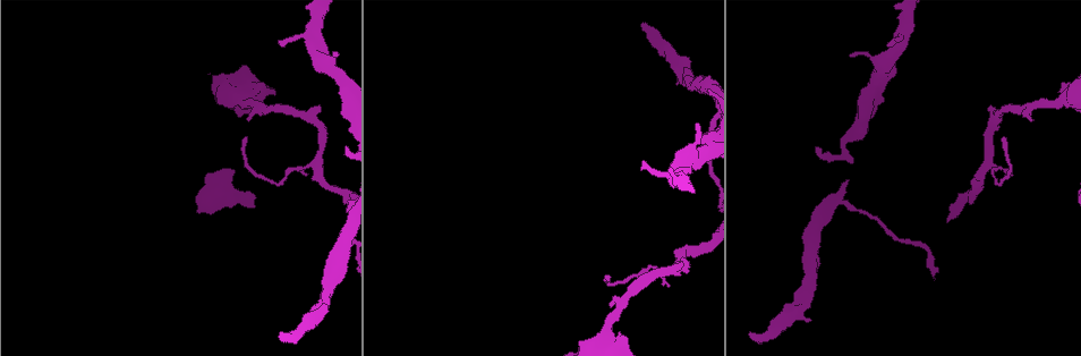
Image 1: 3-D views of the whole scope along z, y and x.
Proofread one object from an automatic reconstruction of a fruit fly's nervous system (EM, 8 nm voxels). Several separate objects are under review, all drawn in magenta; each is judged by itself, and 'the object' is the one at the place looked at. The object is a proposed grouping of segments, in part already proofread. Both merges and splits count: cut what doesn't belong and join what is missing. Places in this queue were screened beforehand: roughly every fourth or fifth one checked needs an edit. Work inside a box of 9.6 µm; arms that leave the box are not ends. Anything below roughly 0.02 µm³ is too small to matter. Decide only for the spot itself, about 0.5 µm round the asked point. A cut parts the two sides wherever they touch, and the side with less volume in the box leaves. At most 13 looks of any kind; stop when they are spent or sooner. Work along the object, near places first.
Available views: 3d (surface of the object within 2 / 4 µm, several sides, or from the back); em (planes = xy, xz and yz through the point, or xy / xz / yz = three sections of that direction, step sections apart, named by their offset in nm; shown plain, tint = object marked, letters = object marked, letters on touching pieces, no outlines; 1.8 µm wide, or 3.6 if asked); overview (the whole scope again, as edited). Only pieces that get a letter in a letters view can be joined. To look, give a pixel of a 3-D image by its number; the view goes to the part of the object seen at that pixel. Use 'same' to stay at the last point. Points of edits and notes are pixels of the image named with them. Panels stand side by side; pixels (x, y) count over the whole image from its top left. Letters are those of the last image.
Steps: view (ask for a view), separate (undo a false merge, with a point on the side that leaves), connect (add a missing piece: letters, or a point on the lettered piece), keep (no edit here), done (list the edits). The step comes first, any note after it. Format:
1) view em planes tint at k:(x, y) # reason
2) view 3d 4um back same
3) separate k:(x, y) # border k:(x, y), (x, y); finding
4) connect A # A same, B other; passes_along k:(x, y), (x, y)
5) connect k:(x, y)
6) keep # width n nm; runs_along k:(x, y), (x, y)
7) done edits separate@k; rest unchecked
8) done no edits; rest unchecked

view em planes plain at 1:(282, 44) # free end

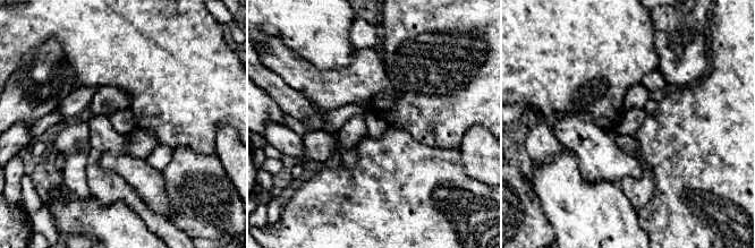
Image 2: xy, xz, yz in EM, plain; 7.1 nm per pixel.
view em planes letters same # what lies round it

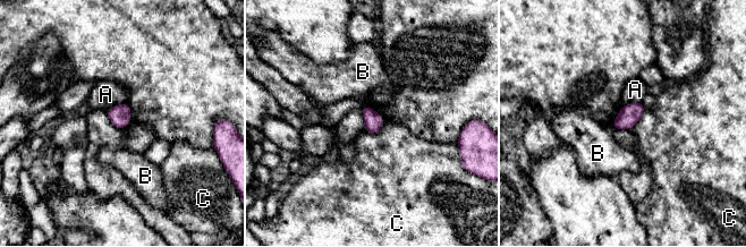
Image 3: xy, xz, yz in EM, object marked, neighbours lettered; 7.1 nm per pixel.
keep # width 130 nm; A other, B other, C other; border 3:(383, 121), (378, 131), (364, 131); none of them fits

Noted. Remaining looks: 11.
view 3d 2um back at 1:(851, 54) # tapers out

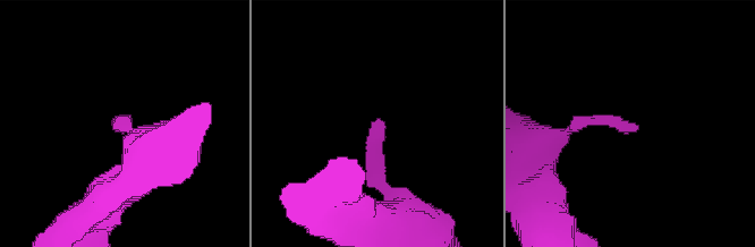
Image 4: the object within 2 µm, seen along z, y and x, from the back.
view em xz step 16 tint at 4:(380, 118) # now the EM

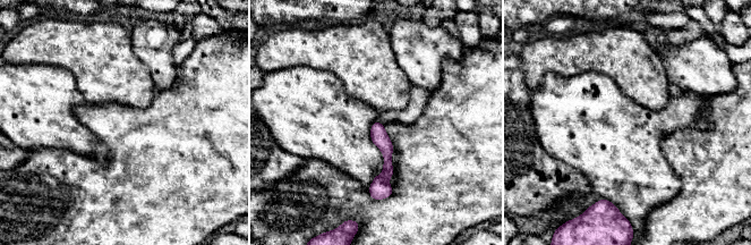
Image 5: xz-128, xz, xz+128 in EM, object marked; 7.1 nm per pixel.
view em planes letters same

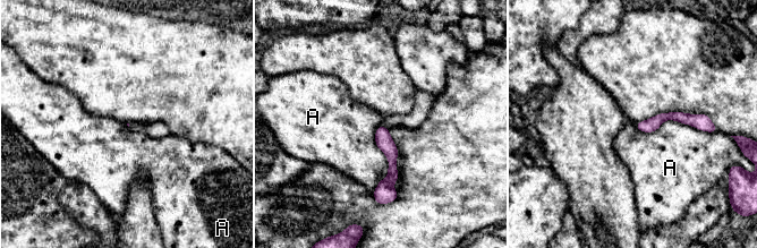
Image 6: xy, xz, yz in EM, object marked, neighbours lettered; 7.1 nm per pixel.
keep # A other; runs_along 6:(703, 119), (662, 117), (639, 126); no lettered piece goes on from it

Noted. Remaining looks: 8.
view em yz step 16 tint at 1:(346, 150) # tapers out

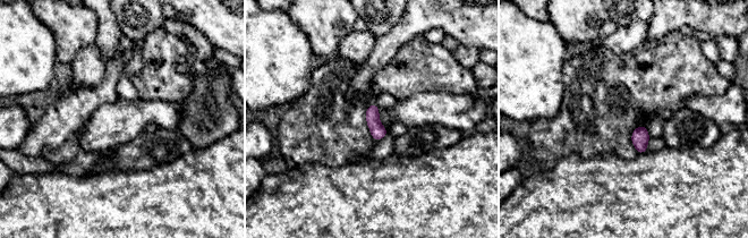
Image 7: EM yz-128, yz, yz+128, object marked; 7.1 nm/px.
view em planes letters same # another direction

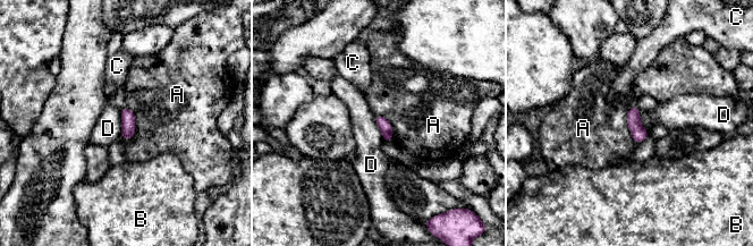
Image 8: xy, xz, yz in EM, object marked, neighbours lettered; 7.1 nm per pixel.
keep # longest_contact A 260 nm; A other, B other, C other, D other; border 8:(119, 110), (121, 136); none of them fits

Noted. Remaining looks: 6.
view em xy step 4 tint at 1:(306, 176) # tapers out

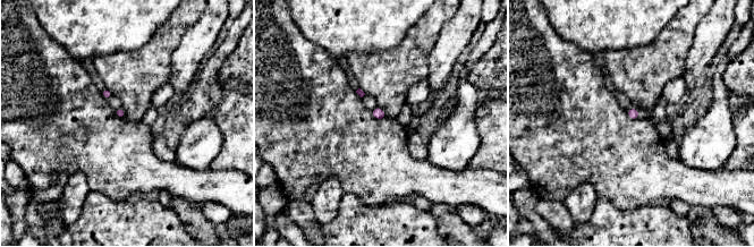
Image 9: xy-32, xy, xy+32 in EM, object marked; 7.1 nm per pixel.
view em planes tint same # another direction

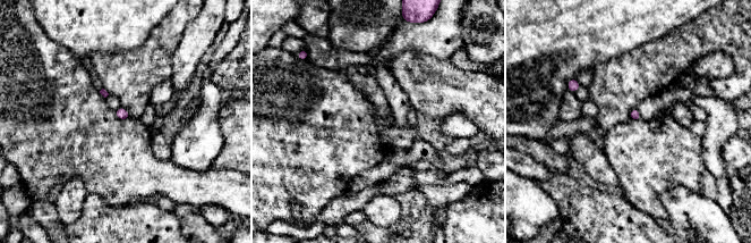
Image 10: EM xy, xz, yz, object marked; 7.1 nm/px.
view em planes letters same

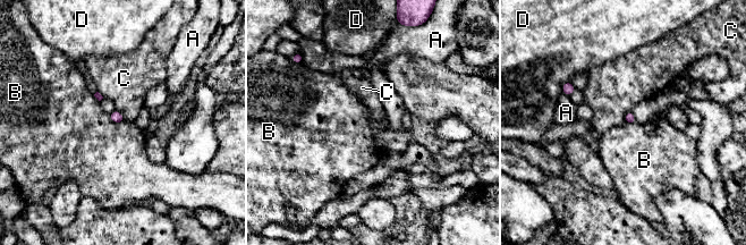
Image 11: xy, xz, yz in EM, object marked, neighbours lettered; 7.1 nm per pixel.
keep # width 70 nm; A other, B other, C other, D other; border 11:(108, 113), (113, 121), (121, 124); no lettered piece goes on from it

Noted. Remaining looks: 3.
view 3d 4um at 1:(263, 83) # thick end

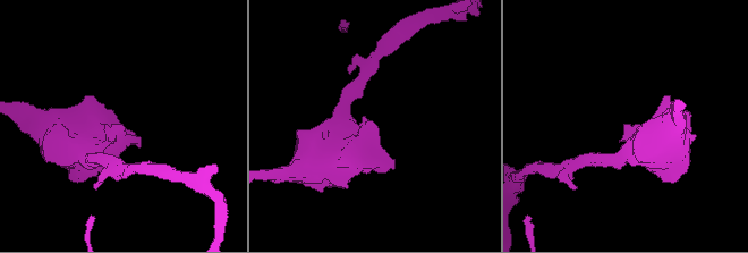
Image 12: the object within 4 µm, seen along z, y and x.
view em planes plain at 12:(119, 125) # shape alone is not enough

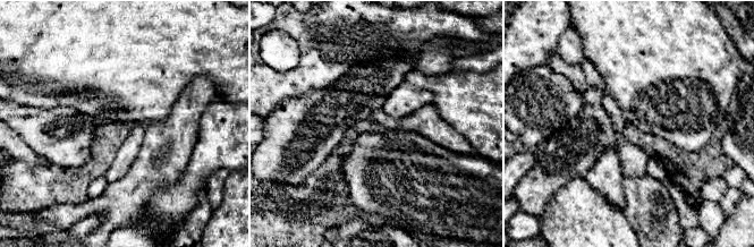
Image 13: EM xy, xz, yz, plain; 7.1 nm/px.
view em planes letters same

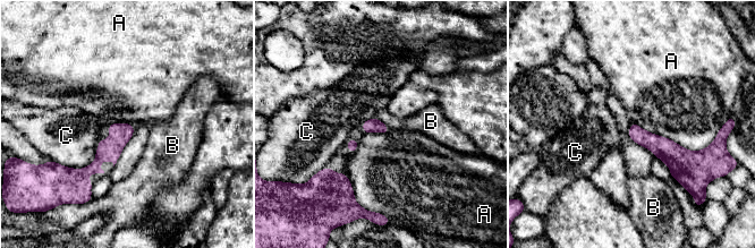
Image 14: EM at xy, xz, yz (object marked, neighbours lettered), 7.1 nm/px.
keep # A other, B other, C other; runs_along 14:(633, 127), (680, 161), (693, 162); none of them fits

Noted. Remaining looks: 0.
done no edits; rest unchecked

